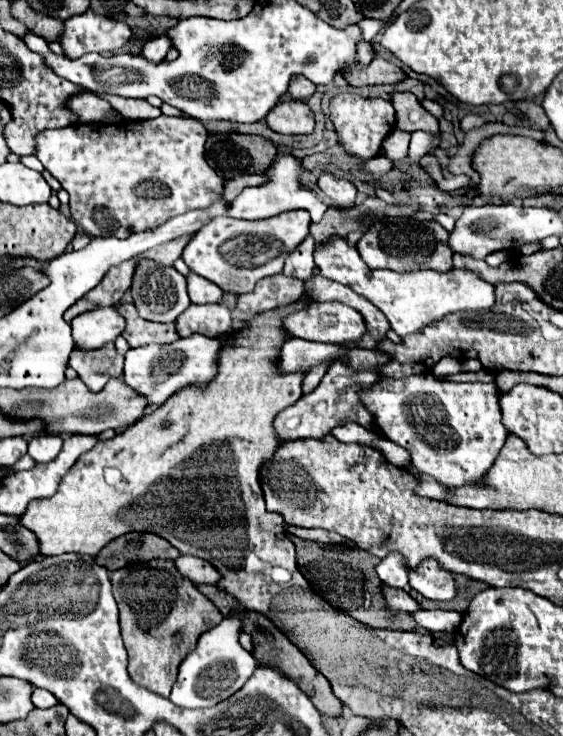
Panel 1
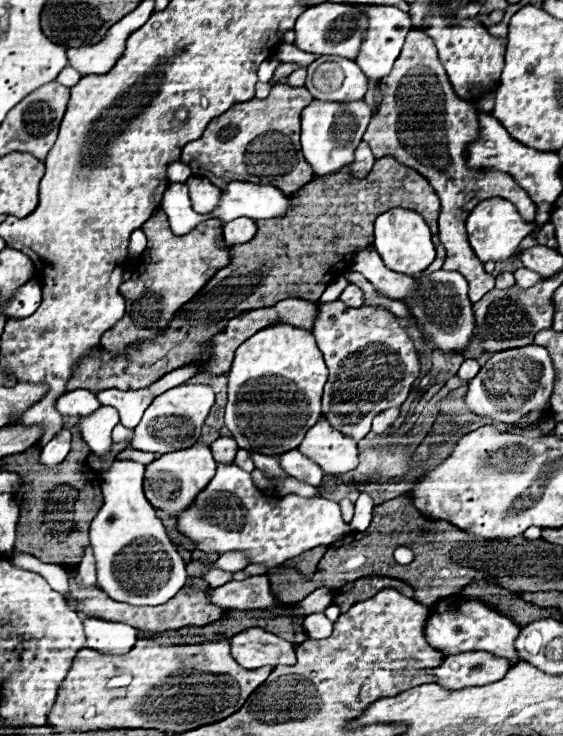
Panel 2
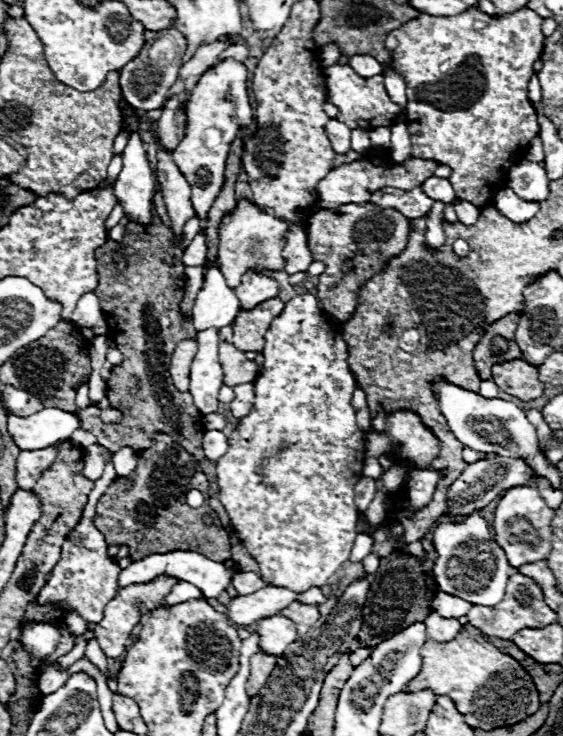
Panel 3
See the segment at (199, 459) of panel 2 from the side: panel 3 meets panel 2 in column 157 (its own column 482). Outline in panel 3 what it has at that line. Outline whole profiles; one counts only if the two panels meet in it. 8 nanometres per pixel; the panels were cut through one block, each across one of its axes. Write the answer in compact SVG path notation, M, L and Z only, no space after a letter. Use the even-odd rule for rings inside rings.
M492 458L492 460L478 460L474 464L468 464L468 468L458 476L458 480L448 490L448 512L466 516L474 510L484 508L490 500L494 500L502 490L528 484L526 476L526 464L522 460L510 460L510 458Z

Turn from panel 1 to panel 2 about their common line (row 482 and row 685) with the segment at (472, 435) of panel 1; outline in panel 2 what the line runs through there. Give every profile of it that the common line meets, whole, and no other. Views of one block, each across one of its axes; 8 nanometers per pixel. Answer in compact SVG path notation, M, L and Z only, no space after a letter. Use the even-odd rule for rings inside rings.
M464 652L448 656L440 668L434 668L432 674L438 676L438 684L456 690L464 686L484 686L504 678L512 668L512 662L490 652Z

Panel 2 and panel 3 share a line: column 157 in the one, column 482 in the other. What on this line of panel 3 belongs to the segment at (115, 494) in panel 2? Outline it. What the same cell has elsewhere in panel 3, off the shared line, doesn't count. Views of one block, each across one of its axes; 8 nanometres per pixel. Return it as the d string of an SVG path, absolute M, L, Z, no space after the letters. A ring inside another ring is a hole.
M480 510L464 516L460 522L440 522L432 532L432 544L436 552L432 576L440 592L482 606L494 606L502 600L514 568L508 564L508 558L498 542L494 542L494 534L490 532L488 522L480 516Z

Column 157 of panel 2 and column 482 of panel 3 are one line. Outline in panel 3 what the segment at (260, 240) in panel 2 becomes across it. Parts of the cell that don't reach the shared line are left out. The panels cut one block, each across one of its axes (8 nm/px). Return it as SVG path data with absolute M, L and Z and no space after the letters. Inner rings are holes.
M508 314L502 320L490 324L474 348L476 372L482 380L490 380L492 366L522 358L518 344L514 342L514 332L518 326L520 314Z

